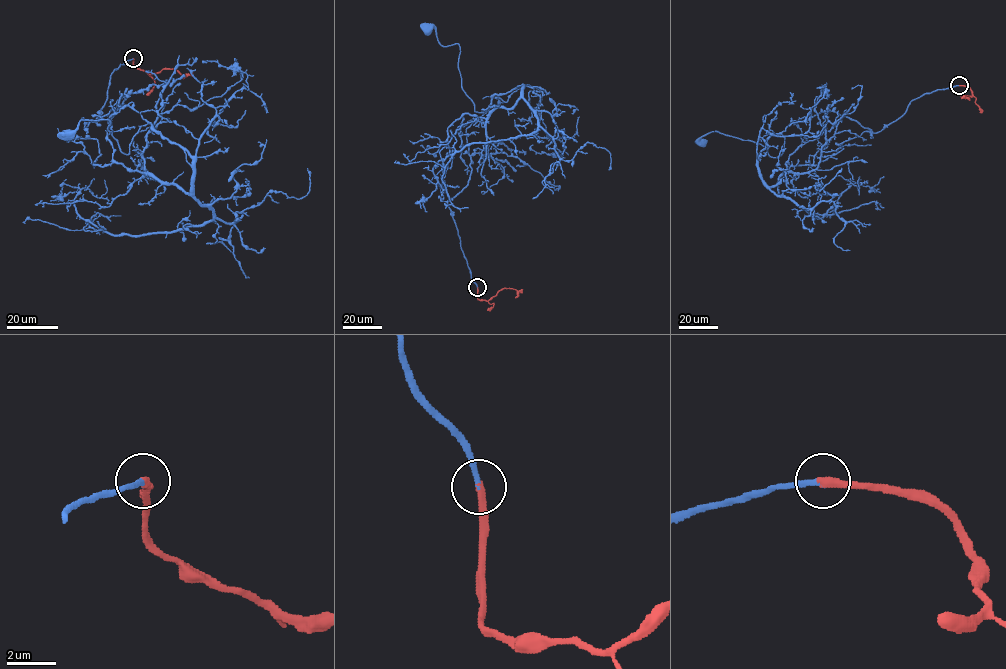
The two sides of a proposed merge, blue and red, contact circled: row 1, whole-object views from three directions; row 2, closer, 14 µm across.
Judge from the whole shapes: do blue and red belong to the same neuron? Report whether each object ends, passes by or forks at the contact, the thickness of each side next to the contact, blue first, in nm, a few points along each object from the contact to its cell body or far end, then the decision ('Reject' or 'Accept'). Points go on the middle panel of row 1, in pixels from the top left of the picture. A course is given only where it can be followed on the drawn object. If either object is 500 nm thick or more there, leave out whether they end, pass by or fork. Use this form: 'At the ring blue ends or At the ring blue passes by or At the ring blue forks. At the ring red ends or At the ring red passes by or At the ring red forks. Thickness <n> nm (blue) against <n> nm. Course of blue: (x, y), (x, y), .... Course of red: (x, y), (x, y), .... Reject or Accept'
At the ring blue ends. At the ring red ends. Thickness 240 nm (blue) against 340 nm. Course of blue: (477, 288), (447, 204), (471, 173), (466, 129), (488, 110), (474, 111), (462, 89), (458, 44), (428, 29). Course of red: (477, 288), (478, 299), (490, 299), (503, 288), (514, 289), (517, 295), (515, 297). Accept

